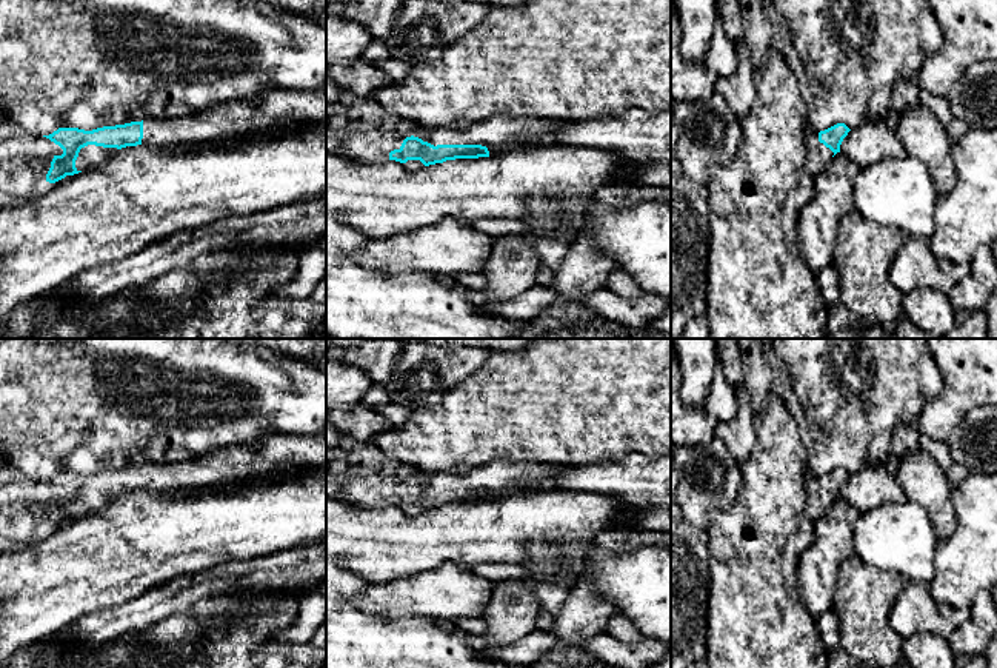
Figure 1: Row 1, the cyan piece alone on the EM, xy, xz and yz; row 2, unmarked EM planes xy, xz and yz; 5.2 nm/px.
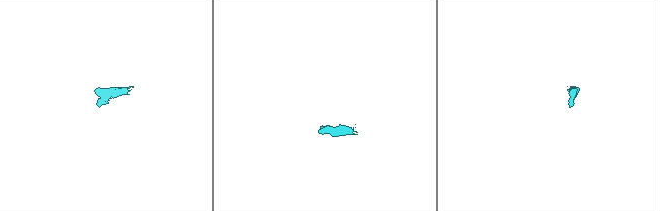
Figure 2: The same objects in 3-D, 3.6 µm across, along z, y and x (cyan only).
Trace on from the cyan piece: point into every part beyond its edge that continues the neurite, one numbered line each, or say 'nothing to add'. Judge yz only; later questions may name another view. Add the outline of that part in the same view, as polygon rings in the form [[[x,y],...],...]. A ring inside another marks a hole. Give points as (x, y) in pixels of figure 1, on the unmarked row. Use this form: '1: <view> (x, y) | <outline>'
1: yz (817, 500) | [[[808,474],[805,480],[806,489],[806,511],[815,520],[823,516],[828,508],[832,505],[834,497],[819,486],[819,477]]]

